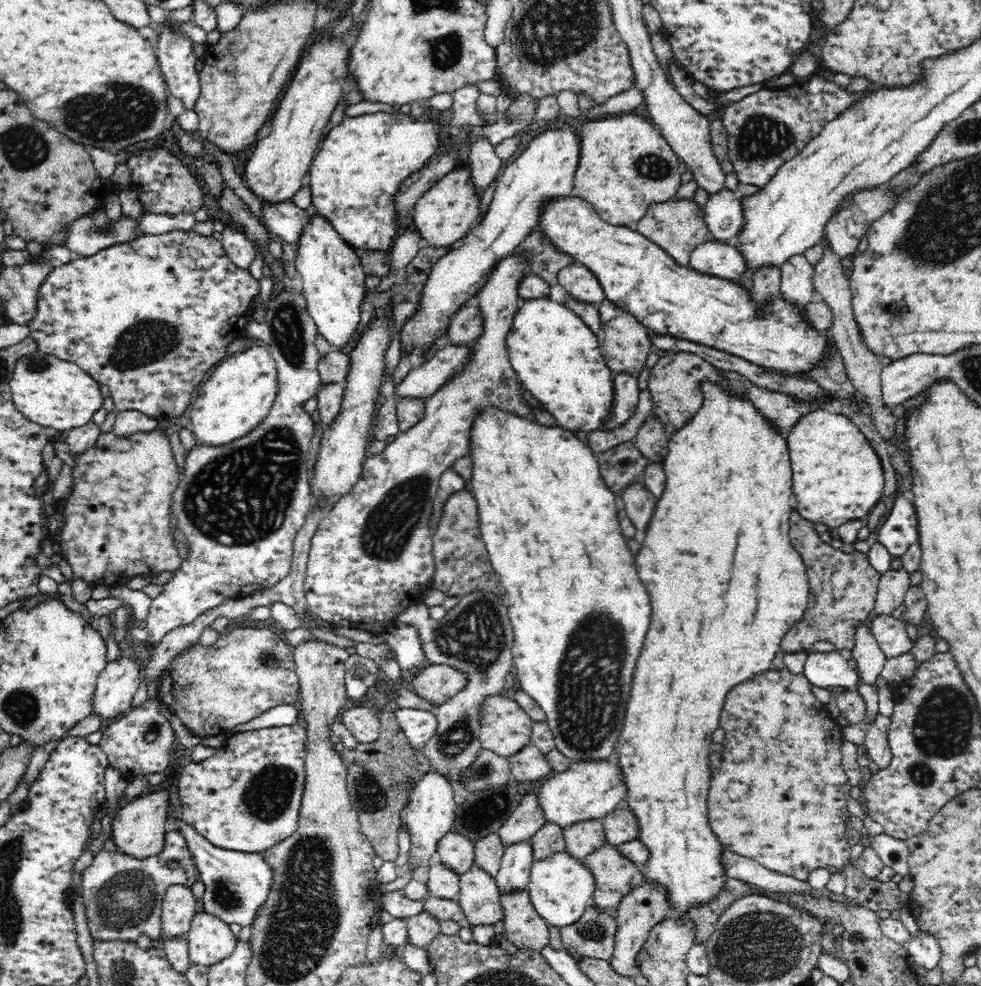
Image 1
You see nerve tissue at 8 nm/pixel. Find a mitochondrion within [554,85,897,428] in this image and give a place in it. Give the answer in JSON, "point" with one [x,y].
{"point":[762,137]}

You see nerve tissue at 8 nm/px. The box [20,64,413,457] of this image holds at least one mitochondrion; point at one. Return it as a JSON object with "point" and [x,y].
{"point":[116,111]}

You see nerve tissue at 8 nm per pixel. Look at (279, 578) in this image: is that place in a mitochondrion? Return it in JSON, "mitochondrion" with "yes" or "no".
{"mitochondrion":"no"}

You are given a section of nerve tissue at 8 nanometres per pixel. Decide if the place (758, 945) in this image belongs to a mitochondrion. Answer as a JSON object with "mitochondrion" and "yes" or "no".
{"mitochondrion":"yes"}

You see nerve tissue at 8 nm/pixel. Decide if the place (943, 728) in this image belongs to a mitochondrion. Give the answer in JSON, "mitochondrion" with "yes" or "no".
{"mitochondrion":"yes"}

